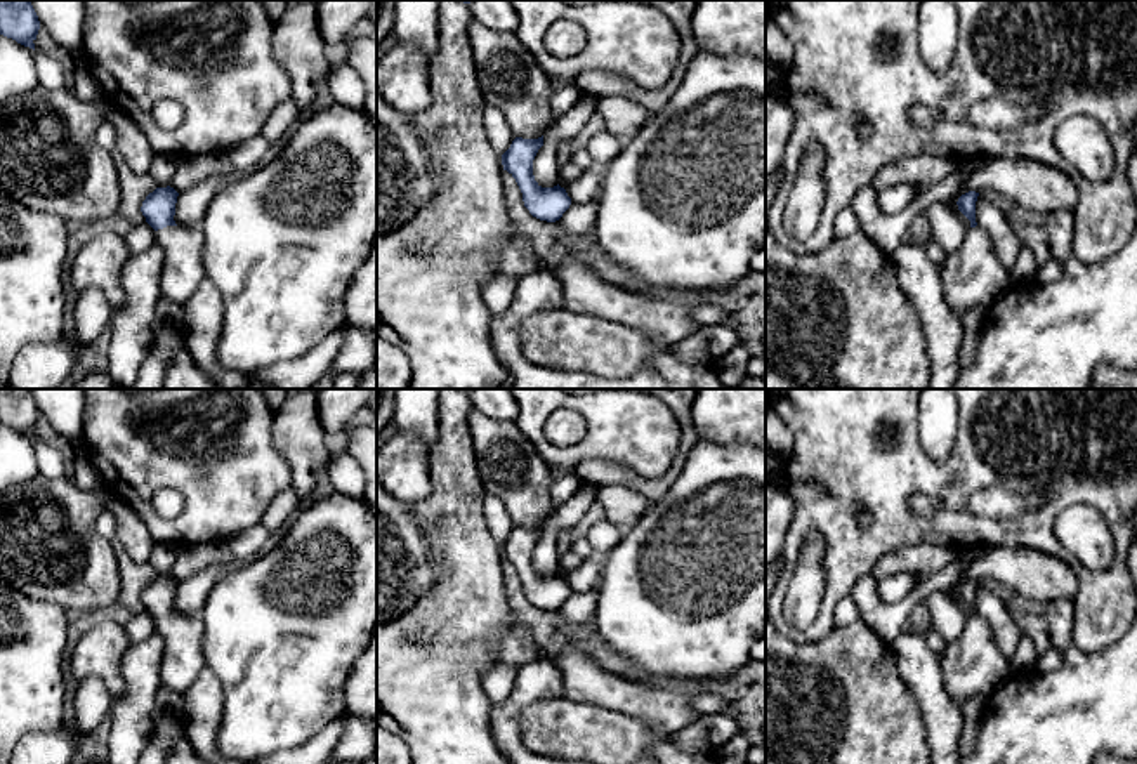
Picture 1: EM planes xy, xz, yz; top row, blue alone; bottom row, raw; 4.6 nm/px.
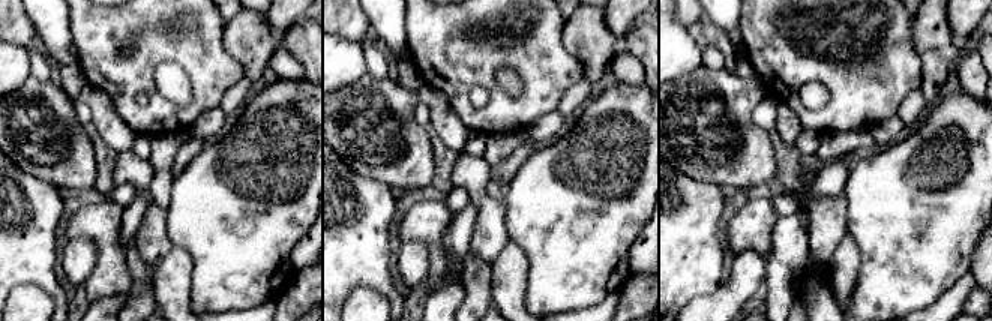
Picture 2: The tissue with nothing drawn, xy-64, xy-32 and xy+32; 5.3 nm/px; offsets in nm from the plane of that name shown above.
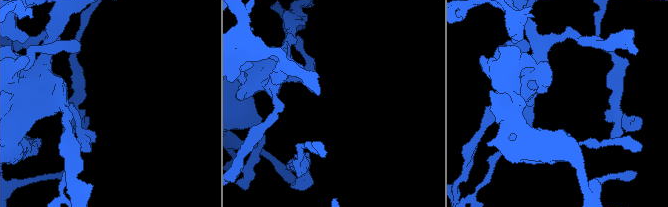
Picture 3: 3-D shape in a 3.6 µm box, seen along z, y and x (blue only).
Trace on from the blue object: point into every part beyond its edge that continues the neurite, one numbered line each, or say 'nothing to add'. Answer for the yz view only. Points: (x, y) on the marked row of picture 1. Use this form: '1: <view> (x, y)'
1: yz (972, 275)

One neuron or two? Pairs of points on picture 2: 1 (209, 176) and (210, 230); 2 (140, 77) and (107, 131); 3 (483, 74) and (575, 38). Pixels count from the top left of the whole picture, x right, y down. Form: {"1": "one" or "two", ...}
{"1": "one", "2": "two", "3": "two"}

